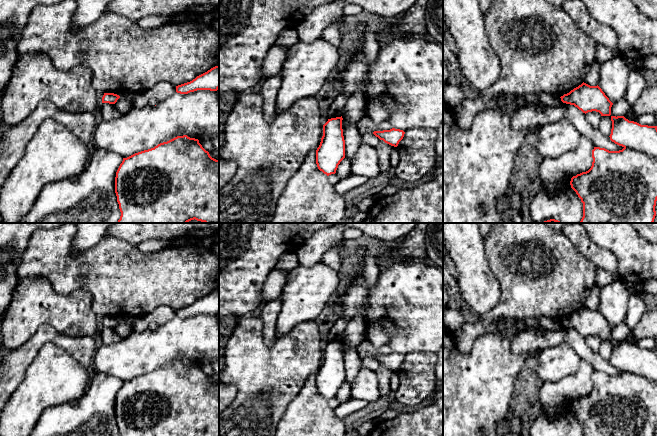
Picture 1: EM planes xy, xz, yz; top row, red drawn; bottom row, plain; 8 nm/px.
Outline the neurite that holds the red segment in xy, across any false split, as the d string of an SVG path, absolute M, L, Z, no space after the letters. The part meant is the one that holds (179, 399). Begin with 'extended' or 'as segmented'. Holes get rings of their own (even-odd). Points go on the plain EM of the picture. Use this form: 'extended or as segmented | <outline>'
as segmented | M177 360L123 382L116 396L115 417L120 436L219 436L219 384L212 382L198 363Z

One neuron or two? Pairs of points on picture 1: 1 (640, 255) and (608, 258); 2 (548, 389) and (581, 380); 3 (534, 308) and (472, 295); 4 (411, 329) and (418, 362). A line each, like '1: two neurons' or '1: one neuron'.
1: two neurons
2: one neuron
3: two neurons
4: two neurons

